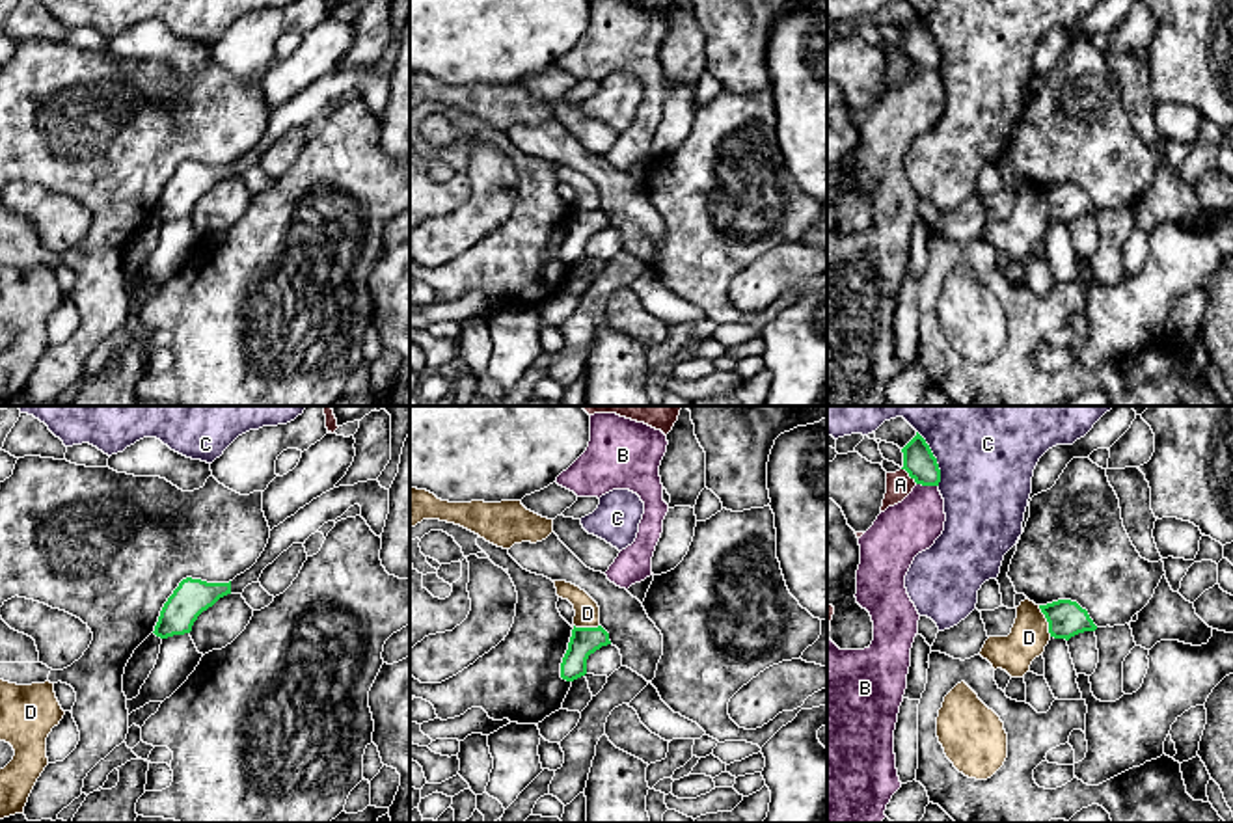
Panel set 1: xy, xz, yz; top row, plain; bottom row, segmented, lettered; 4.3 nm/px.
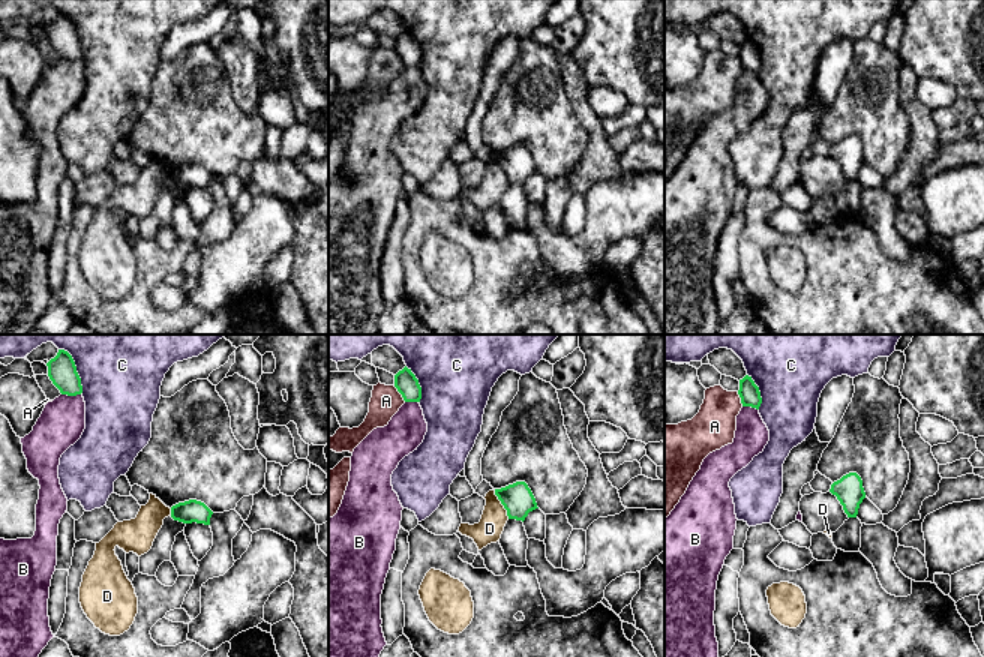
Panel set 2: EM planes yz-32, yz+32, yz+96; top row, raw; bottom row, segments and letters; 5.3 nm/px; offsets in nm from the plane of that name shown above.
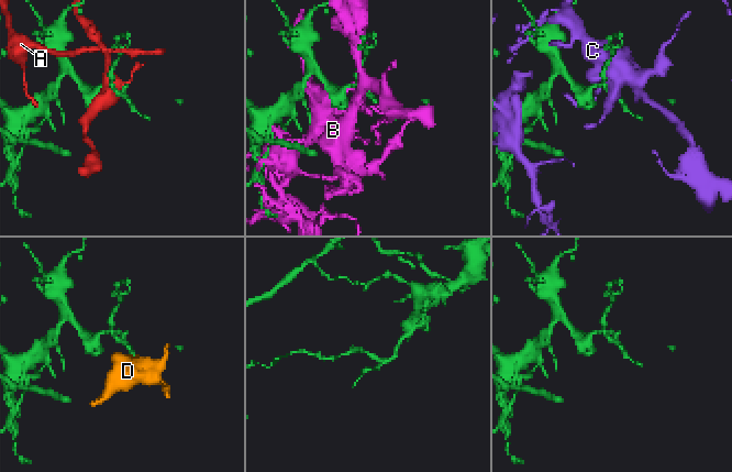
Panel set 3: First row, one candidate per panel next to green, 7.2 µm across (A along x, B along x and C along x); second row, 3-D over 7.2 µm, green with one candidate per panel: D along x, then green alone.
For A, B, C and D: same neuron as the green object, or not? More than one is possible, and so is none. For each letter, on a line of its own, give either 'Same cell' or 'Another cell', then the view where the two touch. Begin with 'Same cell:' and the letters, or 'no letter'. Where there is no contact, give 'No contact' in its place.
Same cell: no letter
A: Another cell. Touches green in yz
B: Another cell. Touches green in yz
C: Another cell. Touches green in yz
D: Another cell. Touches green in yz

